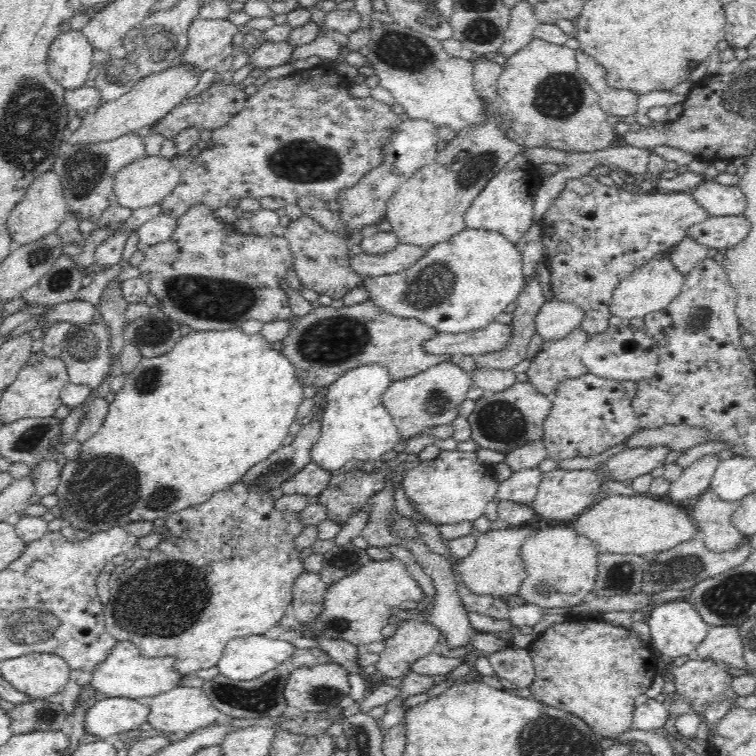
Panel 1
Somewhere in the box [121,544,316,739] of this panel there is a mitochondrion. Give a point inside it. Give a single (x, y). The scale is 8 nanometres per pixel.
(261, 698)

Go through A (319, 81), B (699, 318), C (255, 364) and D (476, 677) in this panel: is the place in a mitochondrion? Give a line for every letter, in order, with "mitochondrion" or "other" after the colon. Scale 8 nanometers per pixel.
A: other
B: mitochondrion
C: other
D: other

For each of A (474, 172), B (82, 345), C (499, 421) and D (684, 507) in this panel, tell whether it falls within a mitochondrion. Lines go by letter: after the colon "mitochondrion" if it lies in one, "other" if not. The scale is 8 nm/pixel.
A: mitochondrion
B: mitochondrion
C: mitochondrion
D: other

